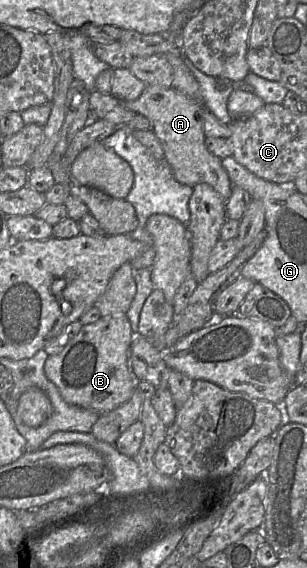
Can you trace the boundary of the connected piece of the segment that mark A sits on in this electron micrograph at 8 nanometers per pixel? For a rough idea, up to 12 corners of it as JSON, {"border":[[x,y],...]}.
{"border":[[147,85],[124,106],[150,121],[179,183],[233,186],[205,146],[203,106]]}

